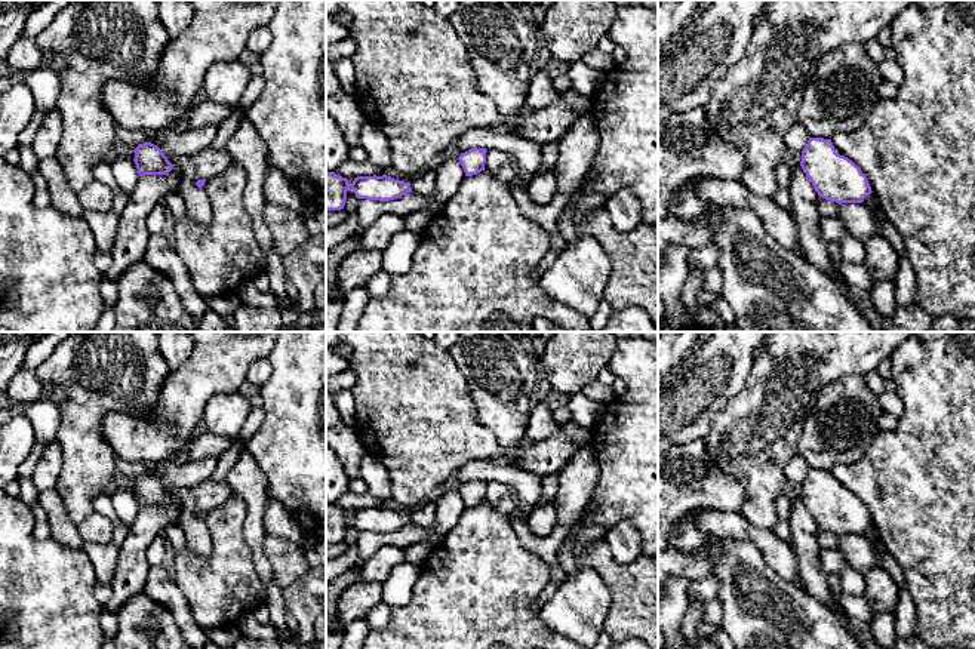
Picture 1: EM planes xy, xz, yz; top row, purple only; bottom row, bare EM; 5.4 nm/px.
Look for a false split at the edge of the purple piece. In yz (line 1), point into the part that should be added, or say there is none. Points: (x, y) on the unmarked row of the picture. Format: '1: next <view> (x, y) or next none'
1: next none

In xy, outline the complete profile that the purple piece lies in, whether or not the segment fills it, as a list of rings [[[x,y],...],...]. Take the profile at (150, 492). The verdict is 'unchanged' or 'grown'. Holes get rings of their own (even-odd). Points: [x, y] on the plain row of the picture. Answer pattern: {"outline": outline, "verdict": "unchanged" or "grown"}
{"outline": [[[151,474],[139,476],[135,482],[135,496],[139,508],[145,507],[166,507],[172,502],[172,495],[164,485]]], "verdict": "unchanged"}

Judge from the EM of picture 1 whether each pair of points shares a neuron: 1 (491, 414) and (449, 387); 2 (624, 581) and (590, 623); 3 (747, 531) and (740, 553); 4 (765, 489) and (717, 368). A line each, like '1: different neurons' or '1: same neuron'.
1: different neurons
2: different neurons
3: different neurons
4: different neurons

